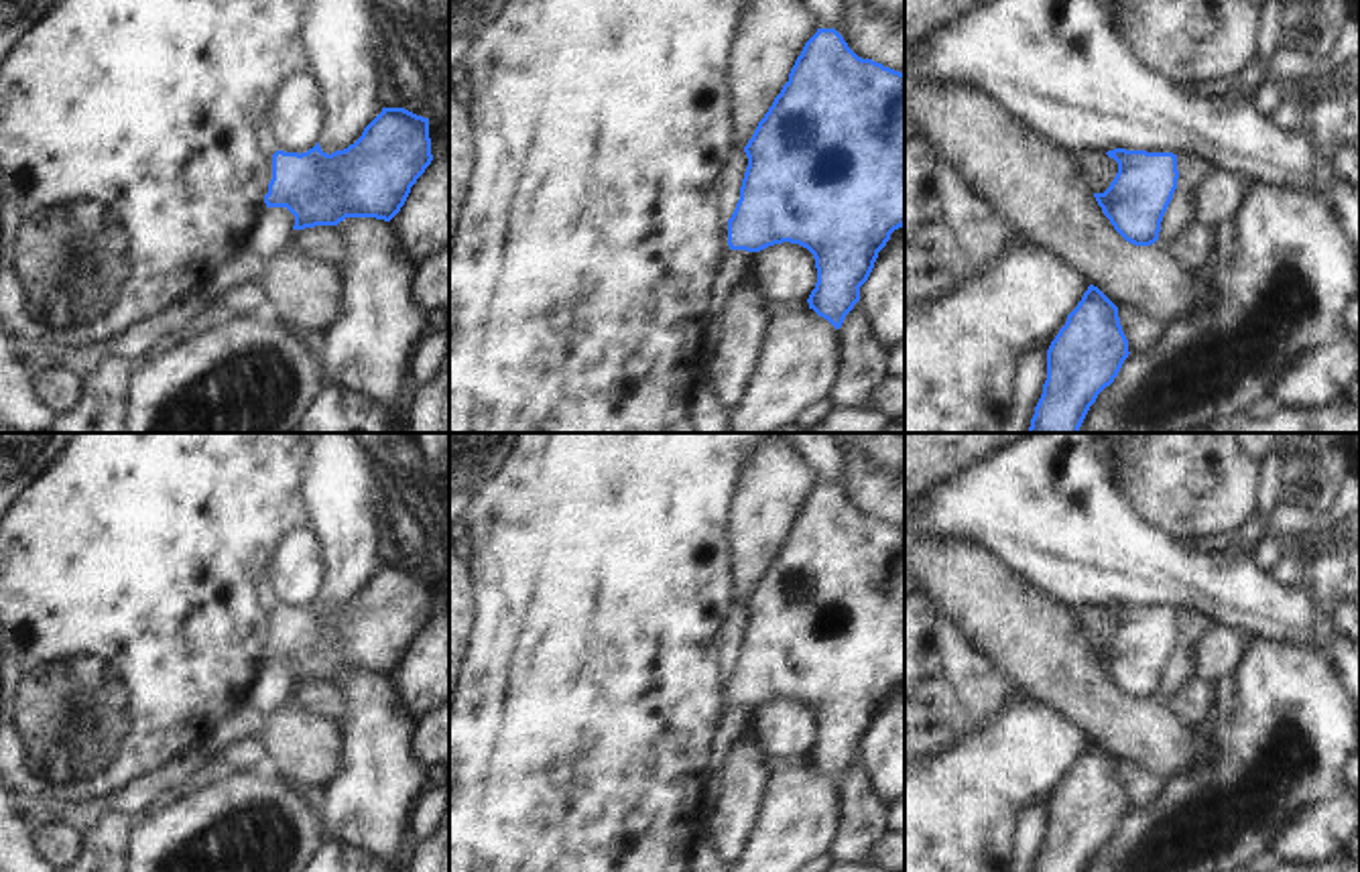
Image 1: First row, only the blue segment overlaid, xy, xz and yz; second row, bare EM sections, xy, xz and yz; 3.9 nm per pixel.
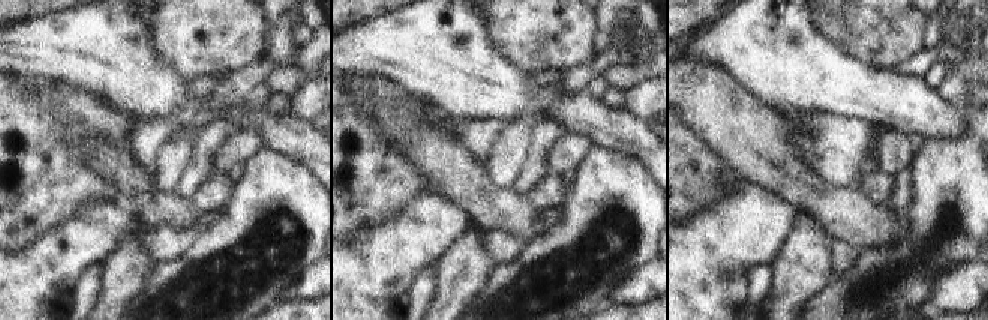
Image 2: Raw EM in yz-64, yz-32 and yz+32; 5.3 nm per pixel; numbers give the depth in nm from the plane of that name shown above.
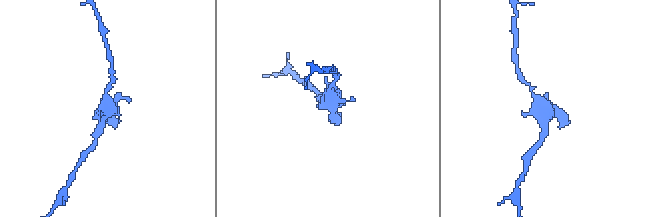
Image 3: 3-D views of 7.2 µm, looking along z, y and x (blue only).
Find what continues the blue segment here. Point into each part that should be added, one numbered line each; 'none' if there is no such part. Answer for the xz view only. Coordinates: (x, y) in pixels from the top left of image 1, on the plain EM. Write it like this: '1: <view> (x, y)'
none

